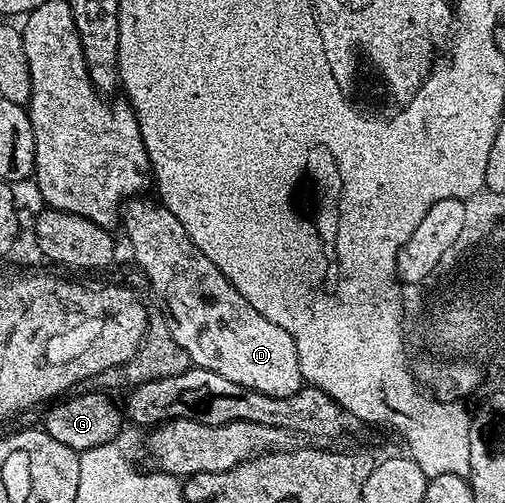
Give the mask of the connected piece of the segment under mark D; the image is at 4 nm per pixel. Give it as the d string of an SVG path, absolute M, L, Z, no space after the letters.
M136 196L126 203L121 210L121 226L127 229L127 242L131 245L134 265L153 278L155 286L167 296L177 324L179 342L189 348L195 358L194 367L216 372L233 380L233 384L241 384L245 388L253 388L265 396L280 398L293 396L304 386L301 376L301 364L297 360L297 344L293 344L293 336L277 327L271 320L257 312L253 305L241 296L241 292L211 260L197 248L195 241L185 232L181 220L169 212L169 208L154 197Z

